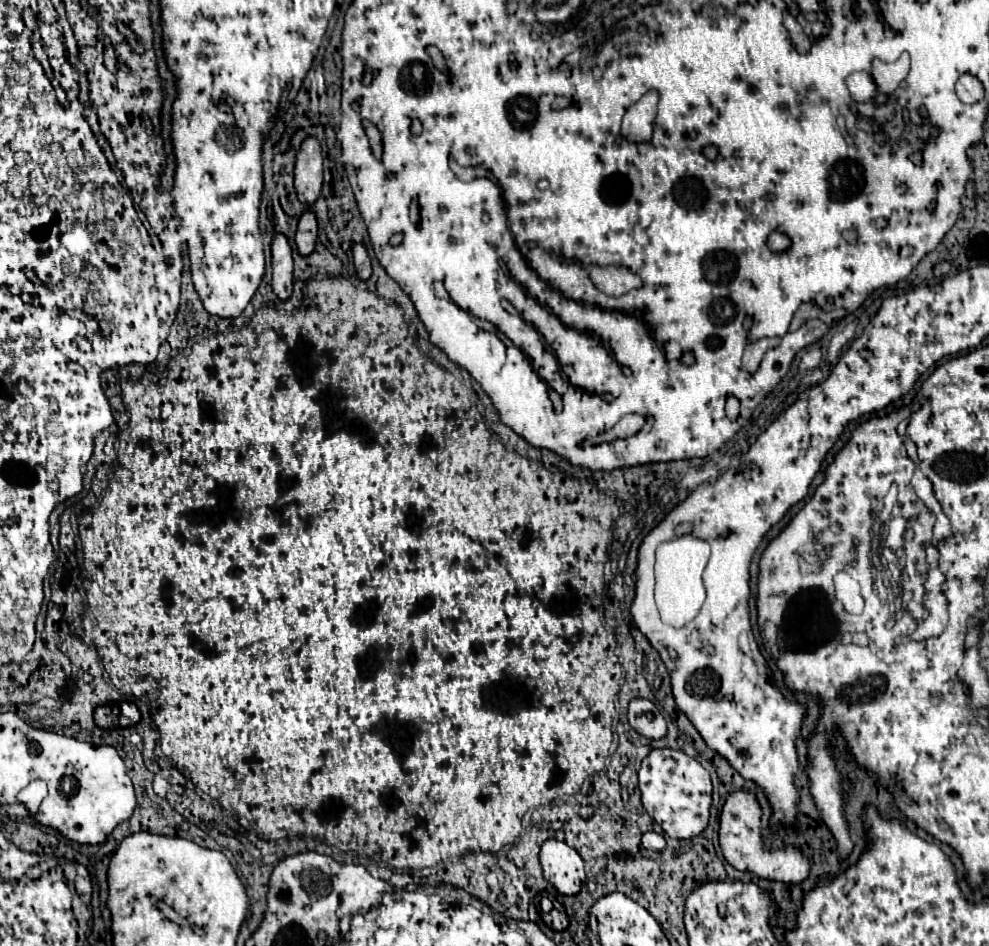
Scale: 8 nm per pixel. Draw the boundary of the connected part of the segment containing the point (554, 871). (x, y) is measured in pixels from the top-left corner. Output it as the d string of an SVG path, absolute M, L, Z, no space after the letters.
M548 839L542 845L540 865L544 879L562 895L576 895L586 879L582 857L576 853L576 849L558 839Z

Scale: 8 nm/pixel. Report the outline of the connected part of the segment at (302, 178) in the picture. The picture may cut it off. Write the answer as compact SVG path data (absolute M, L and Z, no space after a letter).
M308 137L296 155L294 185L302 205L314 205L322 193L322 149L314 137Z

